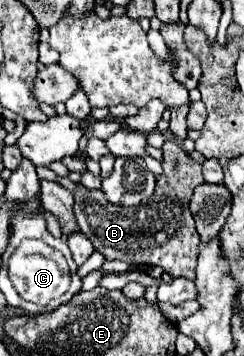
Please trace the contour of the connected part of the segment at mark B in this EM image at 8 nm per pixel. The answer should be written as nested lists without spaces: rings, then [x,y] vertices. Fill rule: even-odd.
[[[168,140],[162,146],[162,174],[158,178],[154,194],[140,202],[140,206],[124,208],[112,206],[102,190],[88,190],[82,184],[74,192],[76,222],[84,236],[90,238],[94,248],[108,260],[136,262],[142,266],[160,266],[172,278],[196,280],[196,258],[200,236],[190,212],[190,200],[196,186],[204,184],[202,166],[192,160],[178,142]]]

